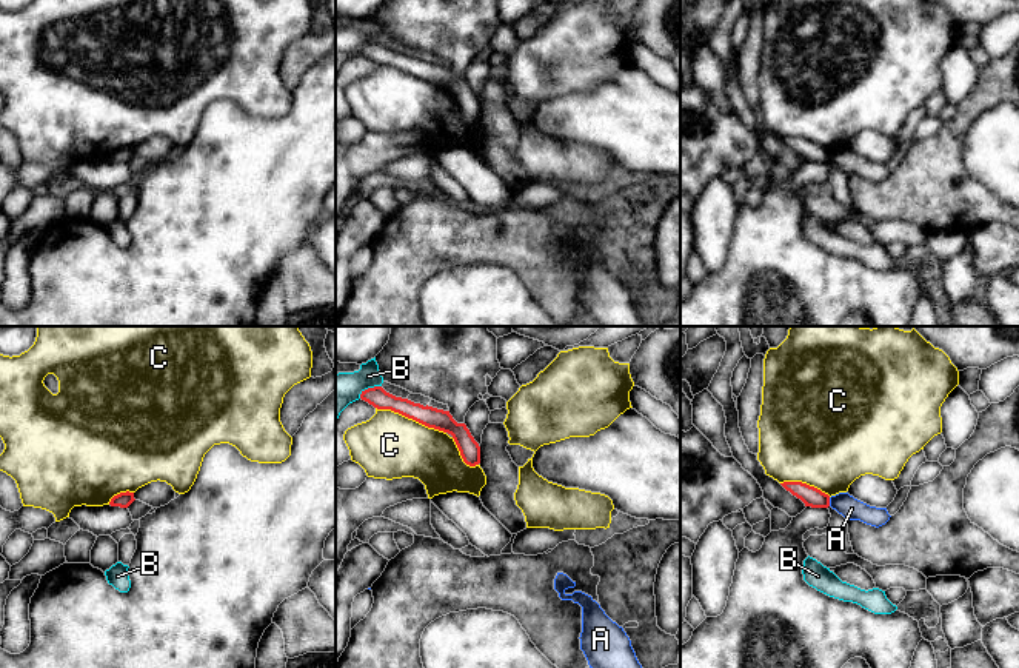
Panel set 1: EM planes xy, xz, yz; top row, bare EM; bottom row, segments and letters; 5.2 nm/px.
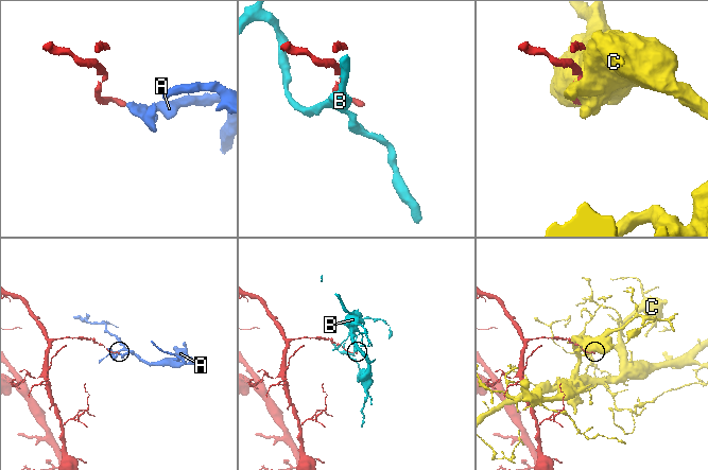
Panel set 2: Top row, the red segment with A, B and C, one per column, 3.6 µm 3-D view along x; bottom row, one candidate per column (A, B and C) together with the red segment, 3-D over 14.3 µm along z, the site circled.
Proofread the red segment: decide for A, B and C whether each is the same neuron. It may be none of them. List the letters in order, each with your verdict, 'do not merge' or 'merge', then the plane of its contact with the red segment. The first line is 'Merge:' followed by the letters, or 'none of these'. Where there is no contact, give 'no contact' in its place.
Merge: none of these
A: do not merge; contact in yz
B: do not merge; contact in xz
C: do not merge; contact in xz

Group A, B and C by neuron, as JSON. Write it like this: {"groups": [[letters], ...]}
{"groups": [["A"], ["B"], ["C"]]}

